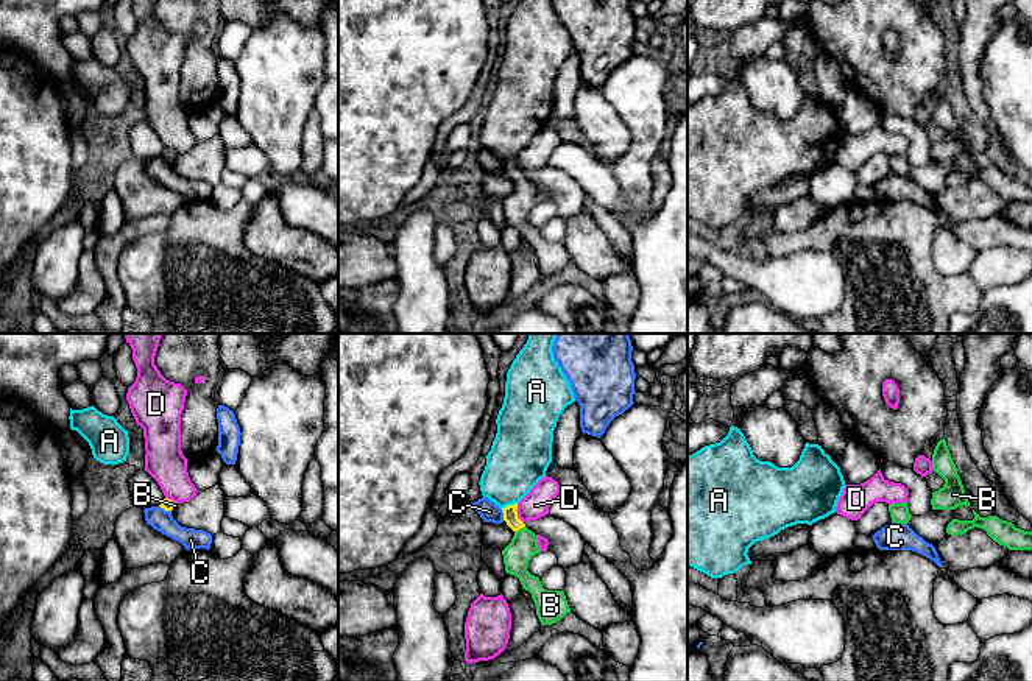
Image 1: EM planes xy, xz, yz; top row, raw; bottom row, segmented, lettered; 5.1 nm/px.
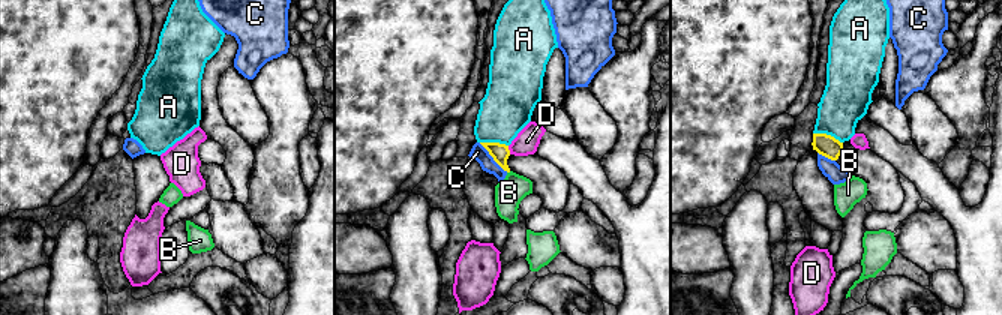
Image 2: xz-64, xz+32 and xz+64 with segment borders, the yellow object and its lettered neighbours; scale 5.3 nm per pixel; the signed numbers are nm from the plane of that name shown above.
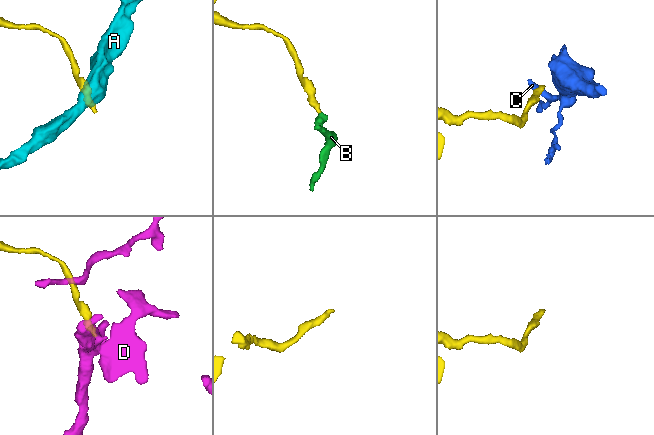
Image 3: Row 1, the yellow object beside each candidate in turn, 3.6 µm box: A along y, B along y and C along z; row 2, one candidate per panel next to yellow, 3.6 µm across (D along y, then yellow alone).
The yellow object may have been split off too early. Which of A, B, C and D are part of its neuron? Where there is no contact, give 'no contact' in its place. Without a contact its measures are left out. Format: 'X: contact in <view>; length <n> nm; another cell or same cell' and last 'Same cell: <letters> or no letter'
A: contact in xz; length 90 nm; another cell
B: contact in xz; length 70 nm; same cell
C: contact in xz; length 60 nm; another cell
D: contact in xz; length 110 nm; another cell
Same cell: B

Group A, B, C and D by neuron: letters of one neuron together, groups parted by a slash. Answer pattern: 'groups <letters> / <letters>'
groups A / B / C / D

